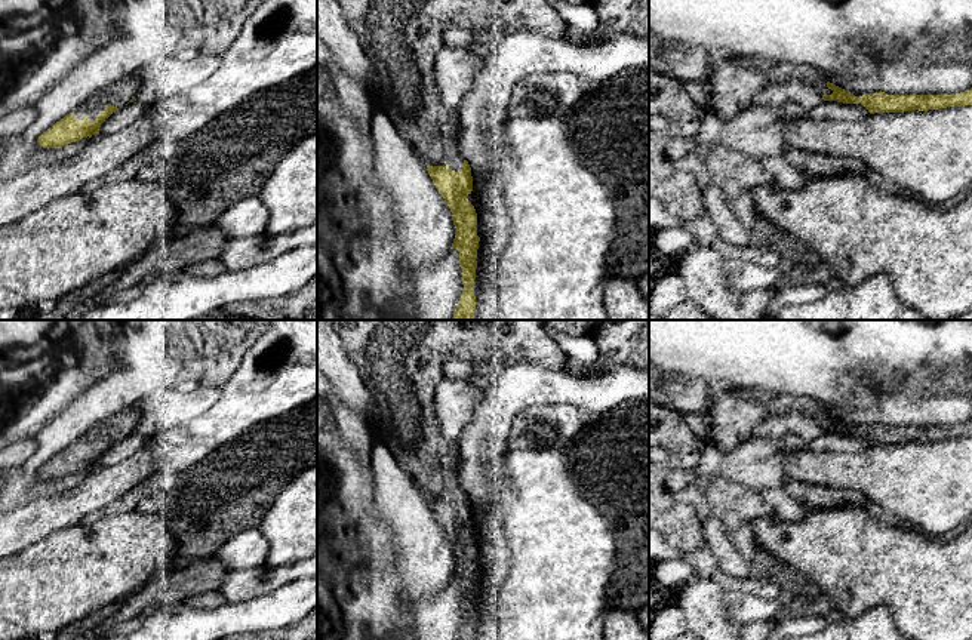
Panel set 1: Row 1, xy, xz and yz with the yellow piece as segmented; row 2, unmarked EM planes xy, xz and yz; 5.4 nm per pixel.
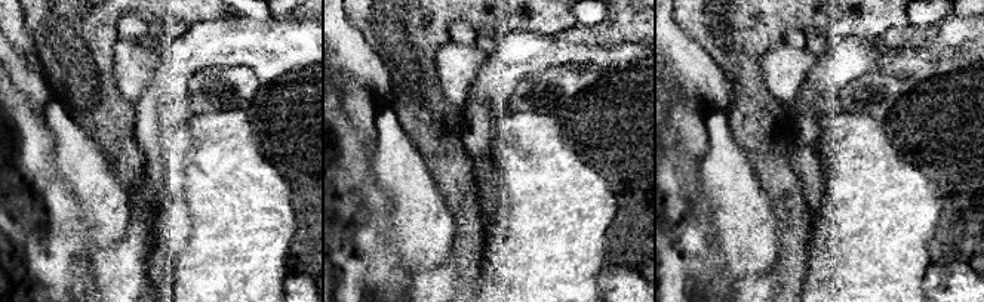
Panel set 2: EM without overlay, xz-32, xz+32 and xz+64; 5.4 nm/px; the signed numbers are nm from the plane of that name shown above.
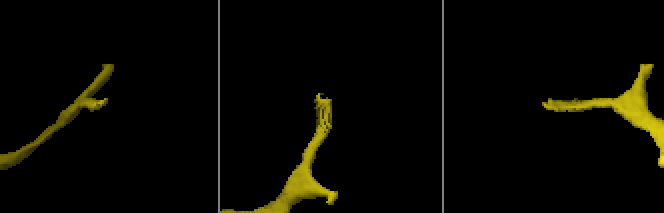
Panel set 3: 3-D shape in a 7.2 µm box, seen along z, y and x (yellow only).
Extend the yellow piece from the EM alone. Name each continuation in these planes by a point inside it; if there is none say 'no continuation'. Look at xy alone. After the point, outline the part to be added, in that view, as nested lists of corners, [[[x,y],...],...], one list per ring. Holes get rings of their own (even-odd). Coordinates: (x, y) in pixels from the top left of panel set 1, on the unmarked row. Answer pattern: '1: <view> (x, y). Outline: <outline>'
1: xy (119, 425). Outline: [[[130,406],[86,431],[74,443],[76,450],[83,452],[87,449],[89,452],[95,452],[96,447],[101,446],[110,436],[120,441],[138,425],[139,419],[139,409],[136,406]]]

